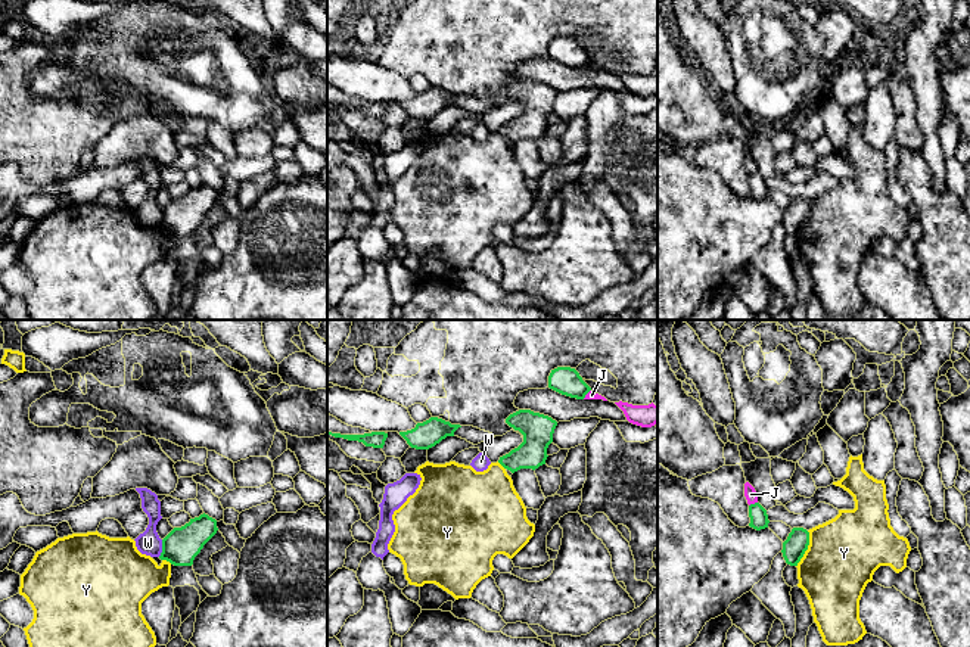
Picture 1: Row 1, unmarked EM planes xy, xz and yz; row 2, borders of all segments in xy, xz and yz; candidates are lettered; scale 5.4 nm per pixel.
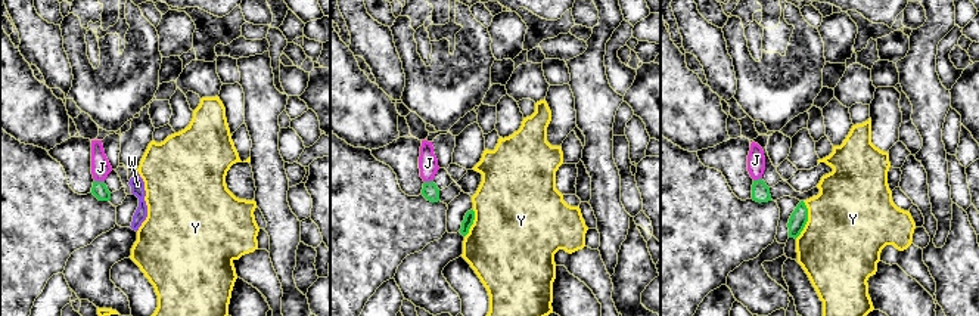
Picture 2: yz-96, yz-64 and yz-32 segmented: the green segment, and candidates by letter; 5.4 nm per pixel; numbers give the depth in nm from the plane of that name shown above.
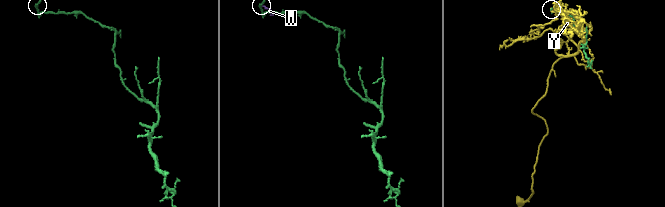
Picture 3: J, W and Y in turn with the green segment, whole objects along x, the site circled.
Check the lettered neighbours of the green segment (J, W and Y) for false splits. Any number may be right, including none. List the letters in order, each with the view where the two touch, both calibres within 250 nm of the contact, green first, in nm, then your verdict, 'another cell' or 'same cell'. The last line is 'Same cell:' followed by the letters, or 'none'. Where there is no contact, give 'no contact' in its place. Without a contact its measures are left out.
J: contact in yz; calibres 100 and 70 nm; another cell
W: contact in xy; calibres 200 and 130 nm; another cell
Y: contact in yz; calibres 130 and 400 nm; another cell
Same cell: none

